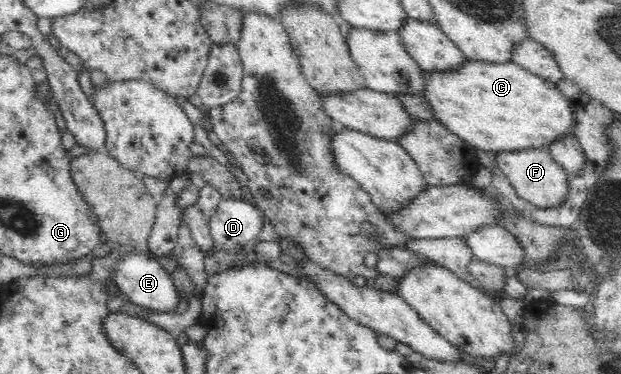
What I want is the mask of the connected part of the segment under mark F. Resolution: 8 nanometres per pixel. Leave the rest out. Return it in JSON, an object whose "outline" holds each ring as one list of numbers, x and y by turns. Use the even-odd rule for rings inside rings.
{"outline":[[547,148,499,151,495,156,494,164,503,171,518,196,530,202,531,208,558,207,566,201,570,189,568,172,551,156]]}

